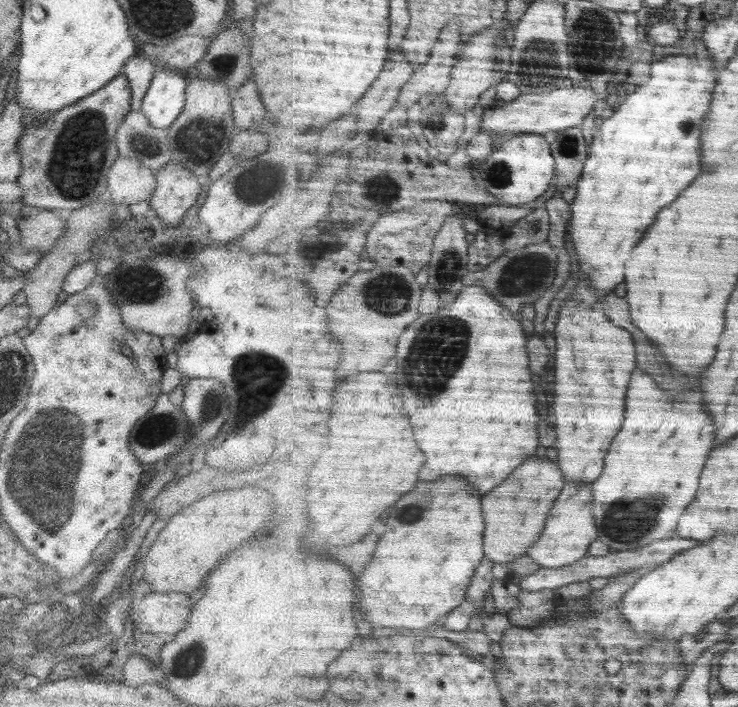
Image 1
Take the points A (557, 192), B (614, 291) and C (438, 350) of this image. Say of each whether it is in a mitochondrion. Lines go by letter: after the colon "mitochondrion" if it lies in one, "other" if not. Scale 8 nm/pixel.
A: other
B: other
C: mitochondrion

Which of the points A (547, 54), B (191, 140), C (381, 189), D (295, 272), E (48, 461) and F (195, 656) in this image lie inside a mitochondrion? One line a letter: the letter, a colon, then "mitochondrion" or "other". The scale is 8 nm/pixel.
A: mitochondrion
B: mitochondrion
C: mitochondrion
D: other
E: mitochondrion
F: mitochondrion

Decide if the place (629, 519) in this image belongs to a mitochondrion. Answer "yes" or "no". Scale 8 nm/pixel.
yes

